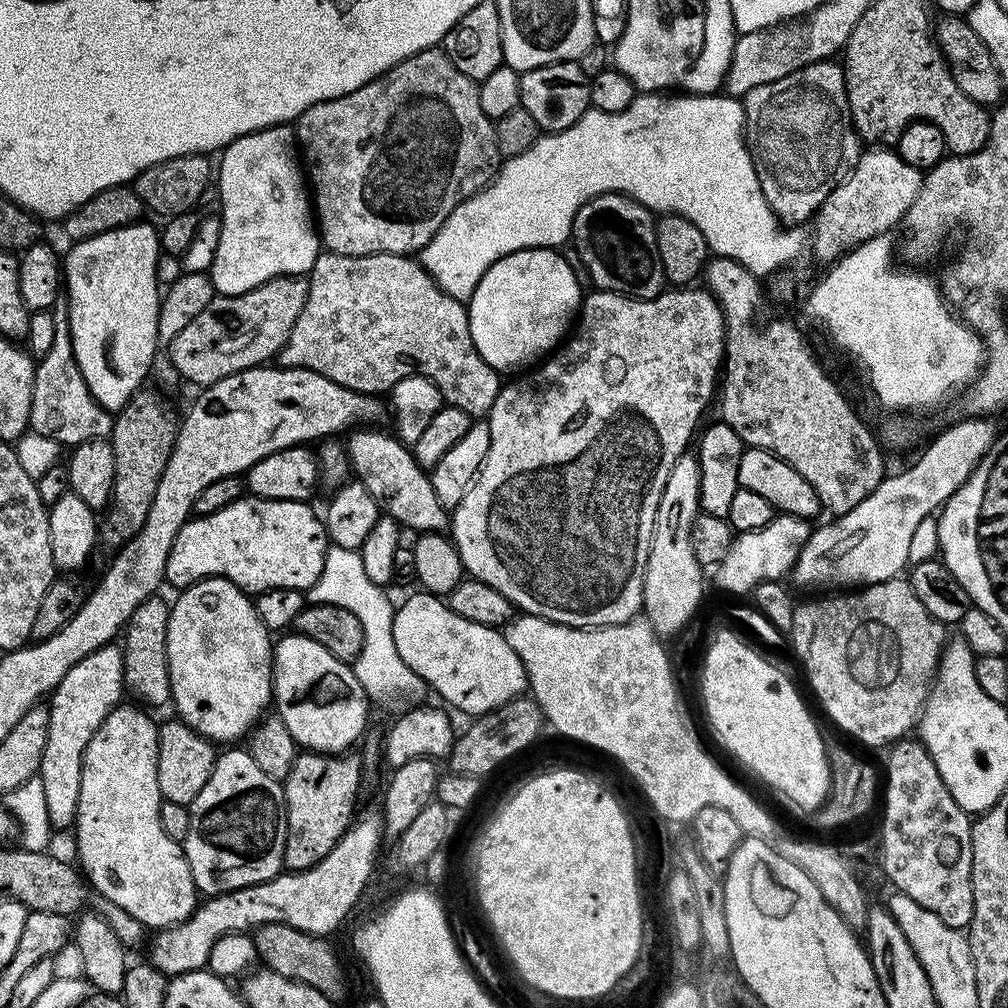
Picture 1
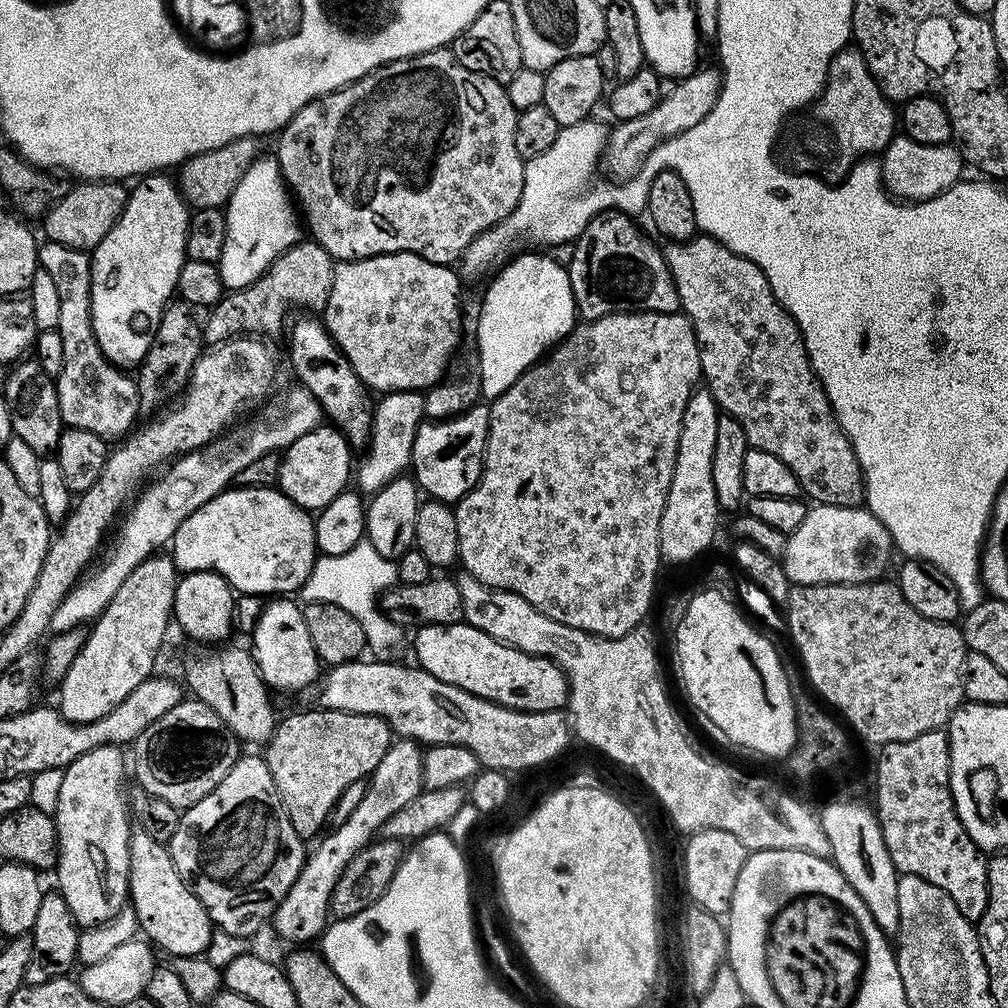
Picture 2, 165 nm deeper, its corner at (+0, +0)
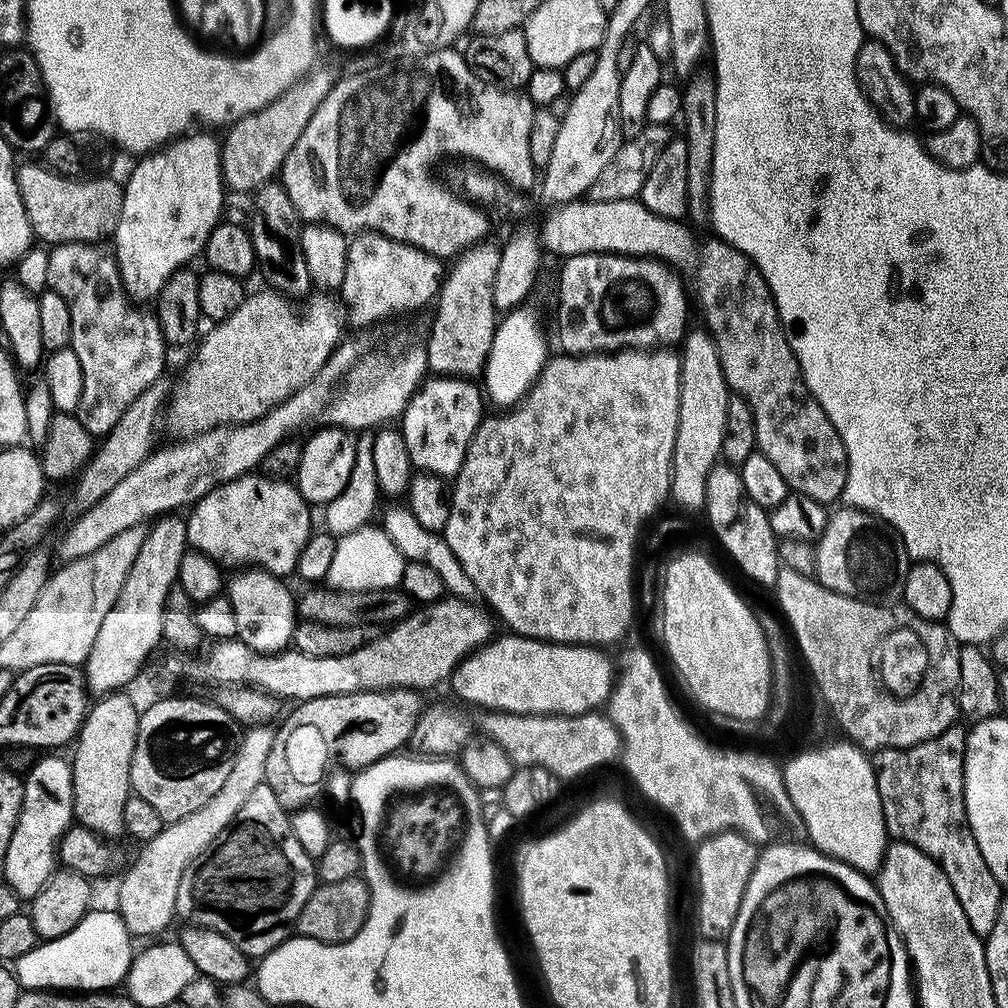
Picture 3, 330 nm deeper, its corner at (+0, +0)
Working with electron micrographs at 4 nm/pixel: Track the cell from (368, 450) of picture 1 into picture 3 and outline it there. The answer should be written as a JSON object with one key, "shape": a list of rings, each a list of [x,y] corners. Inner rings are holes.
{"shape":[[[269,182],[257,188],[251,200],[250,231],[256,251],[258,272],[264,275],[263,283],[293,302],[303,301],[313,291],[314,285],[310,278],[310,270],[306,270],[306,258],[300,245],[302,221],[294,210],[294,202],[290,202],[290,194],[286,194],[283,184]]]}

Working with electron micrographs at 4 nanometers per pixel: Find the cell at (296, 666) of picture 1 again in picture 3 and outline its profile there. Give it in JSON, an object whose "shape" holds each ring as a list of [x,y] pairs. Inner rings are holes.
{"shape":[[[249,567],[247,570],[240,570],[232,581],[227,581],[226,594],[230,598],[230,606],[234,606],[234,622],[236,623],[236,636],[246,646],[250,646],[259,652],[275,654],[283,652],[292,644],[292,635],[298,623],[296,600],[294,592],[287,588],[285,581],[279,576],[274,576],[262,568]]]}

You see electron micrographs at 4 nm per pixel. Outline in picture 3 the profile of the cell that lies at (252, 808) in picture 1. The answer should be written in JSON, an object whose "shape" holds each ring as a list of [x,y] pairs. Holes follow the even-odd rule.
{"shape":[[[262,783],[238,810],[236,821],[207,854],[182,874],[176,899],[176,916],[198,928],[209,928],[222,938],[230,938],[239,952],[248,958],[259,958],[285,943],[293,935],[292,923],[302,914],[302,906],[318,887],[318,868],[314,858],[302,848],[292,829],[289,813],[274,798],[274,790]]]}

